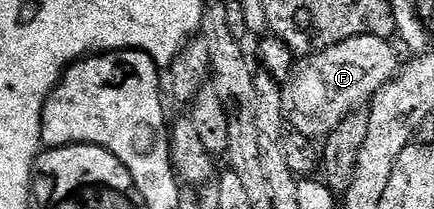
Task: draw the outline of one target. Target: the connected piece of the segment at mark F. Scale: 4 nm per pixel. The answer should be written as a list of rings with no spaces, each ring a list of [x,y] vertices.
[[[358,36],[300,59],[295,65],[295,71],[282,85],[283,114],[286,123],[294,126],[302,136],[309,137],[312,142],[322,141],[349,113],[370,105],[377,92],[395,79],[401,67],[401,59],[399,60],[393,45],[391,40],[382,40],[376,36]]]

